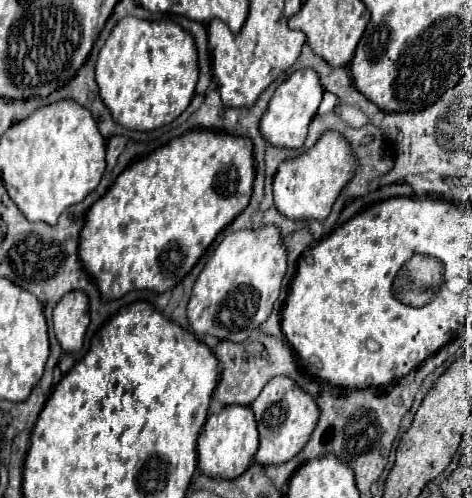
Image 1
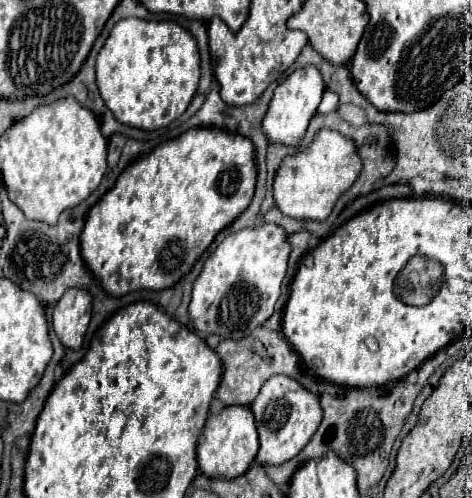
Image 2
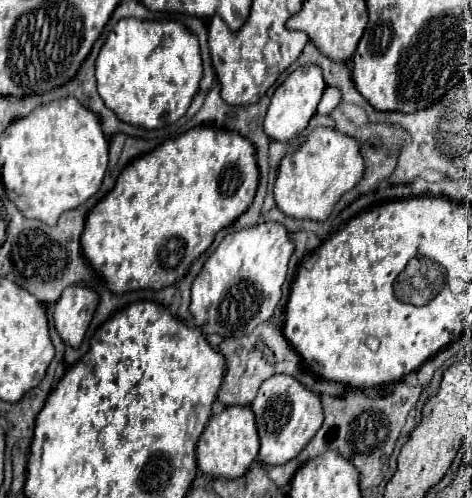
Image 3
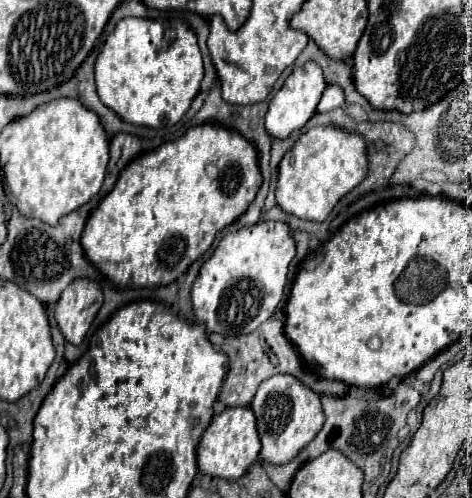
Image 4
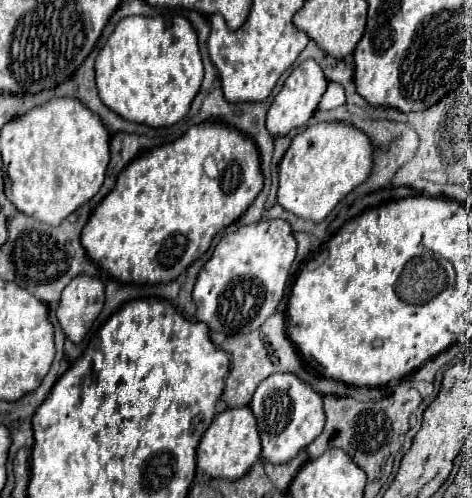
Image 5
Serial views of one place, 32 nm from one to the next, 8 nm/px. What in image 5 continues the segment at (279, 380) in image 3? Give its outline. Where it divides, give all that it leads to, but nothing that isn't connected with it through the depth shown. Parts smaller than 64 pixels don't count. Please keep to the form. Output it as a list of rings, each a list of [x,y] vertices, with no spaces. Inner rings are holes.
[[[292,372],[272,374],[262,380],[252,396],[250,408],[258,420],[262,458],[272,464],[284,464],[286,460],[292,460],[300,450],[316,440],[316,436],[320,436],[326,422],[322,396]]]

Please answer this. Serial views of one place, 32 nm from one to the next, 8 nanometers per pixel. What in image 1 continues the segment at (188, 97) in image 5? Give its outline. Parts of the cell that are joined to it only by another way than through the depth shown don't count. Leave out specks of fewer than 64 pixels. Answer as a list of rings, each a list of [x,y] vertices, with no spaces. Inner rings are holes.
[[[134,16],[122,18],[110,32],[100,58],[96,60],[96,82],[100,88],[100,98],[112,112],[112,118],[130,130],[154,130],[176,120],[190,104],[196,84],[198,84],[198,52],[196,42],[180,24],[148,22]]]

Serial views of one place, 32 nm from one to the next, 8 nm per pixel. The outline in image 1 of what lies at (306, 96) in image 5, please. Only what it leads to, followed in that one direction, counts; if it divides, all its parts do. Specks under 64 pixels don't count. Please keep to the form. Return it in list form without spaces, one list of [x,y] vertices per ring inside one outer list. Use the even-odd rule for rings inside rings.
[[[304,68],[304,70],[296,70],[294,74],[290,74],[274,92],[266,114],[260,120],[260,132],[264,134],[264,138],[274,144],[274,146],[282,146],[282,148],[300,148],[306,140],[306,132],[308,132],[308,124],[314,118],[318,104],[322,100],[324,90],[320,88],[320,76],[316,74],[314,68]]]

